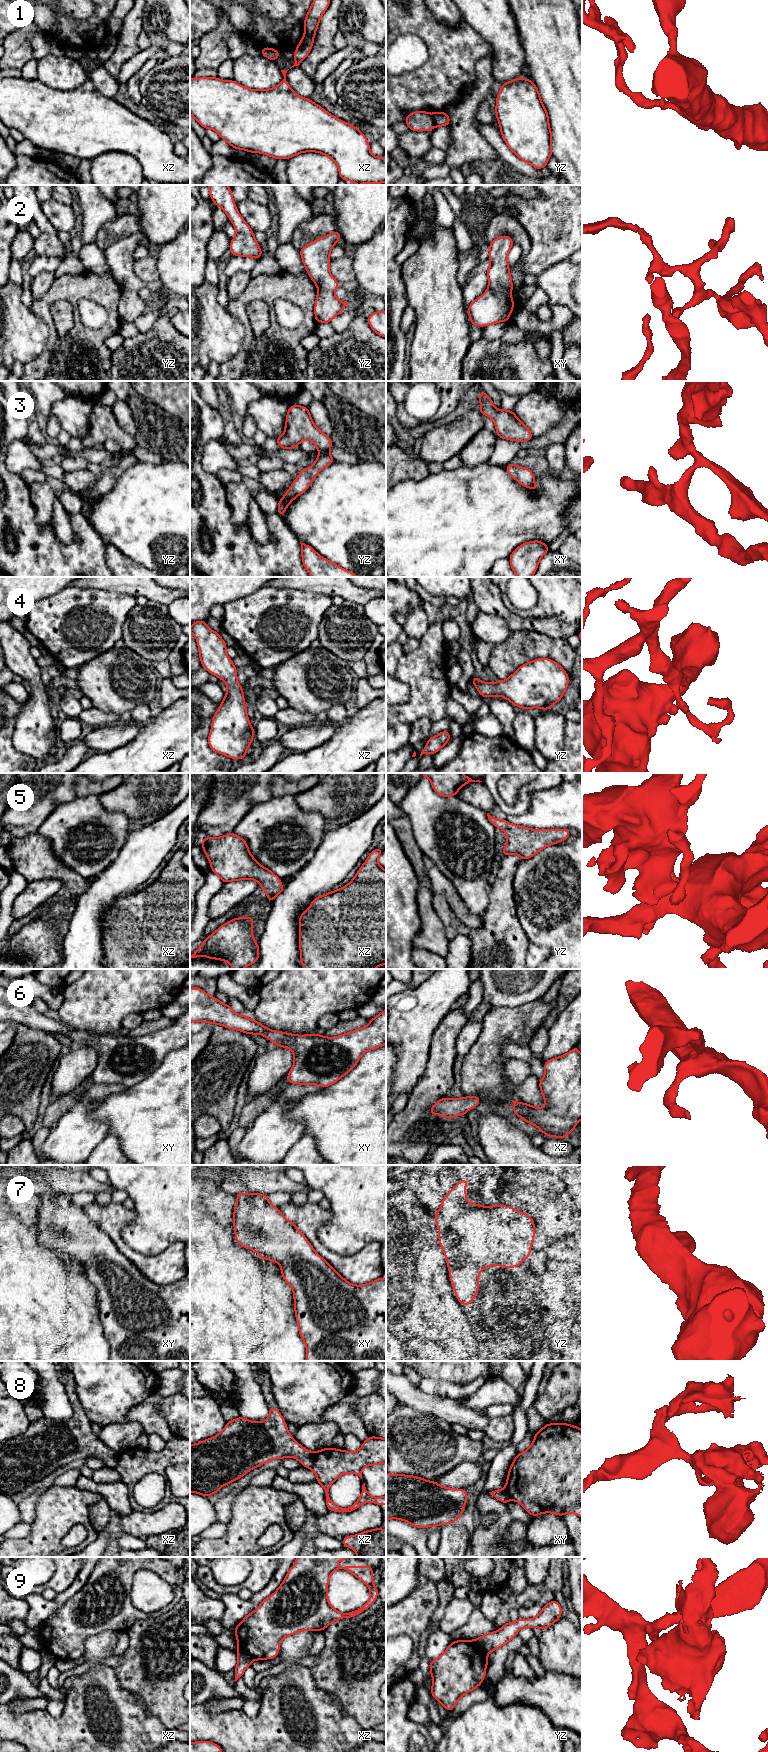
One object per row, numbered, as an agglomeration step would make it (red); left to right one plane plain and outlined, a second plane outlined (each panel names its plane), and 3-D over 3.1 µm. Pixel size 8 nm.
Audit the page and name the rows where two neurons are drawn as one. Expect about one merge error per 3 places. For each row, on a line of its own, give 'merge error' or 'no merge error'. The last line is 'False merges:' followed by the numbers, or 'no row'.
1: merge error
2: no merge error
3: no merge error
4: no merge error
5: no merge error
6: no merge error
7: no merge error
8: merge error
9: merge error
False merges: 1, 8, 9

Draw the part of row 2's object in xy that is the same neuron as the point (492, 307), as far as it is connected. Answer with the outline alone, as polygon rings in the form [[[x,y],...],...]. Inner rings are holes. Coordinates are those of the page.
[[[503,235],[489,244],[490,267],[486,271],[488,289],[468,307],[473,326],[489,326],[509,320],[514,309],[513,290],[508,253],[514,244],[510,236]]]

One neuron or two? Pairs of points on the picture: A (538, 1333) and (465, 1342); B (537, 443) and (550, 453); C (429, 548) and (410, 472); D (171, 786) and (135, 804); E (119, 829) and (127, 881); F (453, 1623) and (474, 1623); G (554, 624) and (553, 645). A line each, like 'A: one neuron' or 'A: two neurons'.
A: two neurons
B: two neurons
C: two neurons
D: one neuron
E: two neurons
F: two neurons
G: two neurons

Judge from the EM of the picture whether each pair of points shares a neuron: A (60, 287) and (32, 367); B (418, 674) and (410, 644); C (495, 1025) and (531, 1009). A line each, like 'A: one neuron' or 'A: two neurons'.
A: one neuron
B: two neurons
C: one neuron

